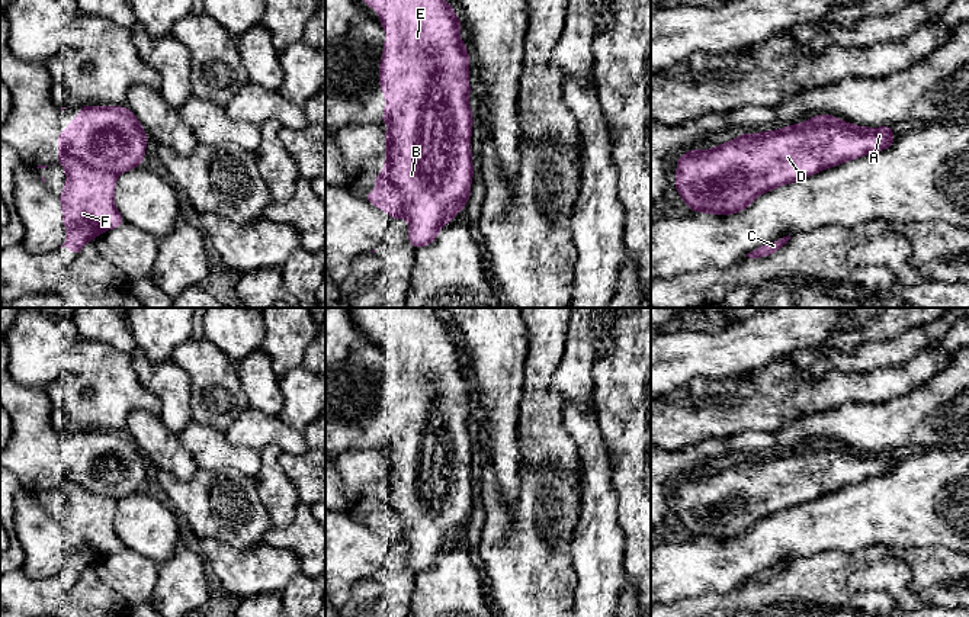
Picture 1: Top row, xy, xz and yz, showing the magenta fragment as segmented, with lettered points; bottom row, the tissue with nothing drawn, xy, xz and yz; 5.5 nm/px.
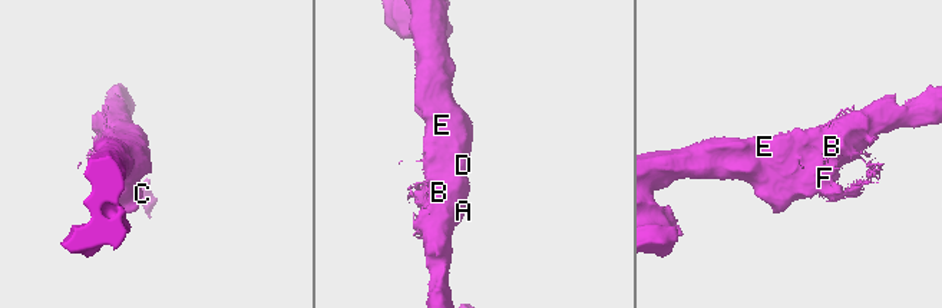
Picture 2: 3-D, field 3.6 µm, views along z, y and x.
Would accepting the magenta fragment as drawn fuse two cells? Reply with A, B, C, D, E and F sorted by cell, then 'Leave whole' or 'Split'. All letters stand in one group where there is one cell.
Groups: A B C D E F. Leave whole

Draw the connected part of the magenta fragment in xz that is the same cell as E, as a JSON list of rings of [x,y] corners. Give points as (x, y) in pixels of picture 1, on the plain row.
[[[362,308],[362,325],[370,334],[379,335],[379,347],[386,356],[384,369],[384,380],[379,391],[379,414],[385,417],[385,440],[379,447],[386,447],[389,454],[385,457],[385,494],[373,504],[376,515],[363,523],[385,536],[391,544],[405,543],[410,547],[408,568],[415,572],[426,572],[433,568],[445,549],[450,547],[462,534],[471,520],[471,505],[474,501],[471,485],[471,457],[472,457],[472,438],[469,434],[469,380],[465,369],[459,364],[459,354],[462,347],[455,341],[455,334],[449,331],[443,321],[439,318],[434,308]]]

